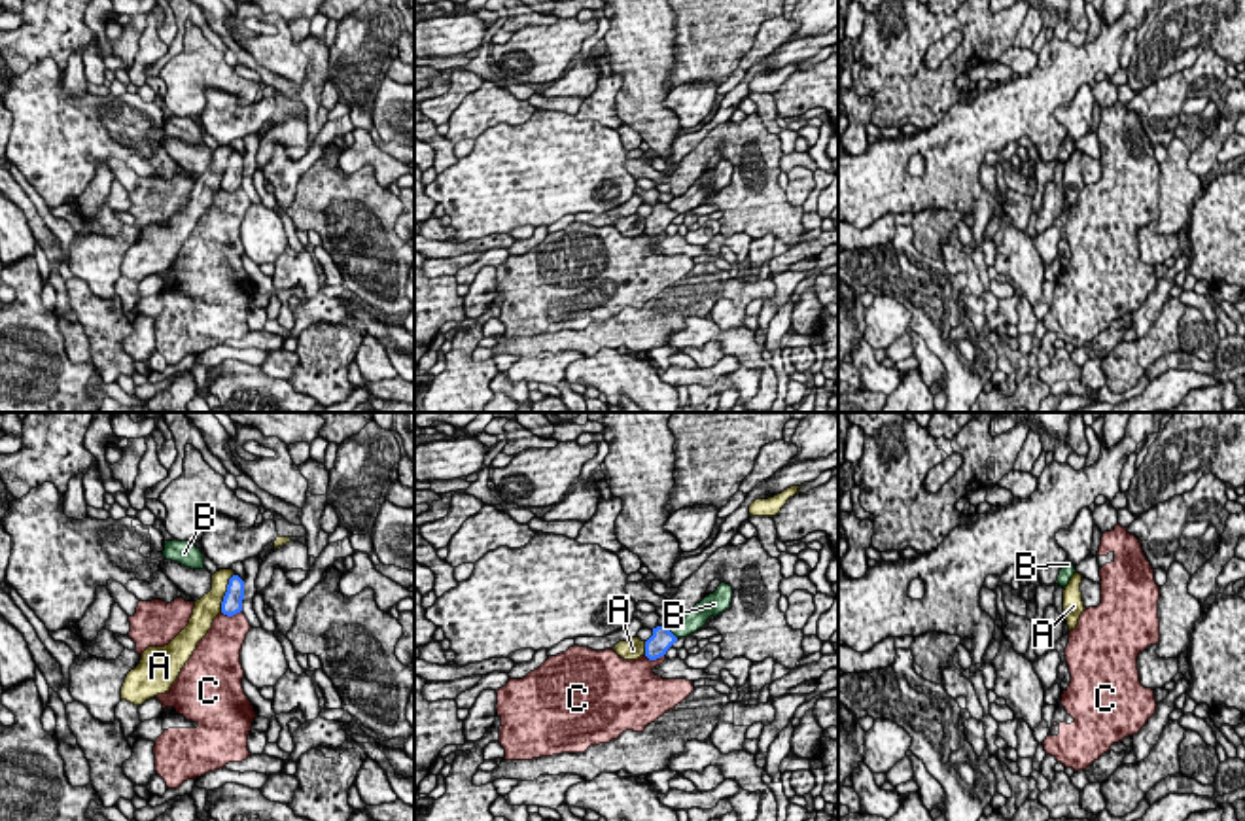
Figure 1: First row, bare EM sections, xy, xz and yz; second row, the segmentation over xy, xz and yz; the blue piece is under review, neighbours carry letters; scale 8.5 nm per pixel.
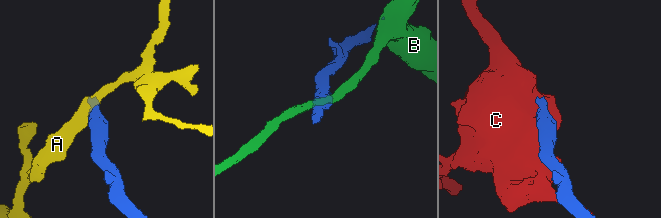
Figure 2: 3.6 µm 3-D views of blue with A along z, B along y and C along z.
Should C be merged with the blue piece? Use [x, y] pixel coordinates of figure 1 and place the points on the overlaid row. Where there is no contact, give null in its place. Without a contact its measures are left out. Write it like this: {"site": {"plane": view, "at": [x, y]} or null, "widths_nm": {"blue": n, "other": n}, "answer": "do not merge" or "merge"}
{"site": {"plane": "xy", "at": [231, 615]}, "widths_nm": {"blue": 170, "other": 320}, "answer": "merge"}

